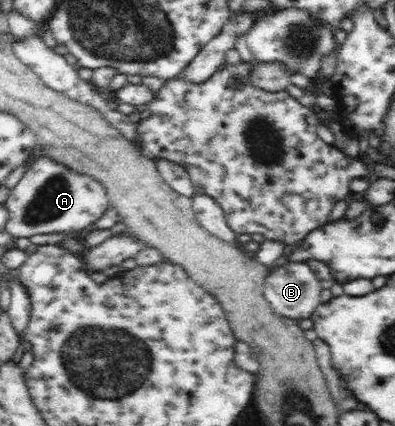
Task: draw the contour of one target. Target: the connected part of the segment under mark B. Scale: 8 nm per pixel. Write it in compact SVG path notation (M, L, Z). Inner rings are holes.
M289 261L273 270L267 275L264 282L264 297L278 315L300 321L310 318L315 309L321 304L321 283L311 271L307 262Z

